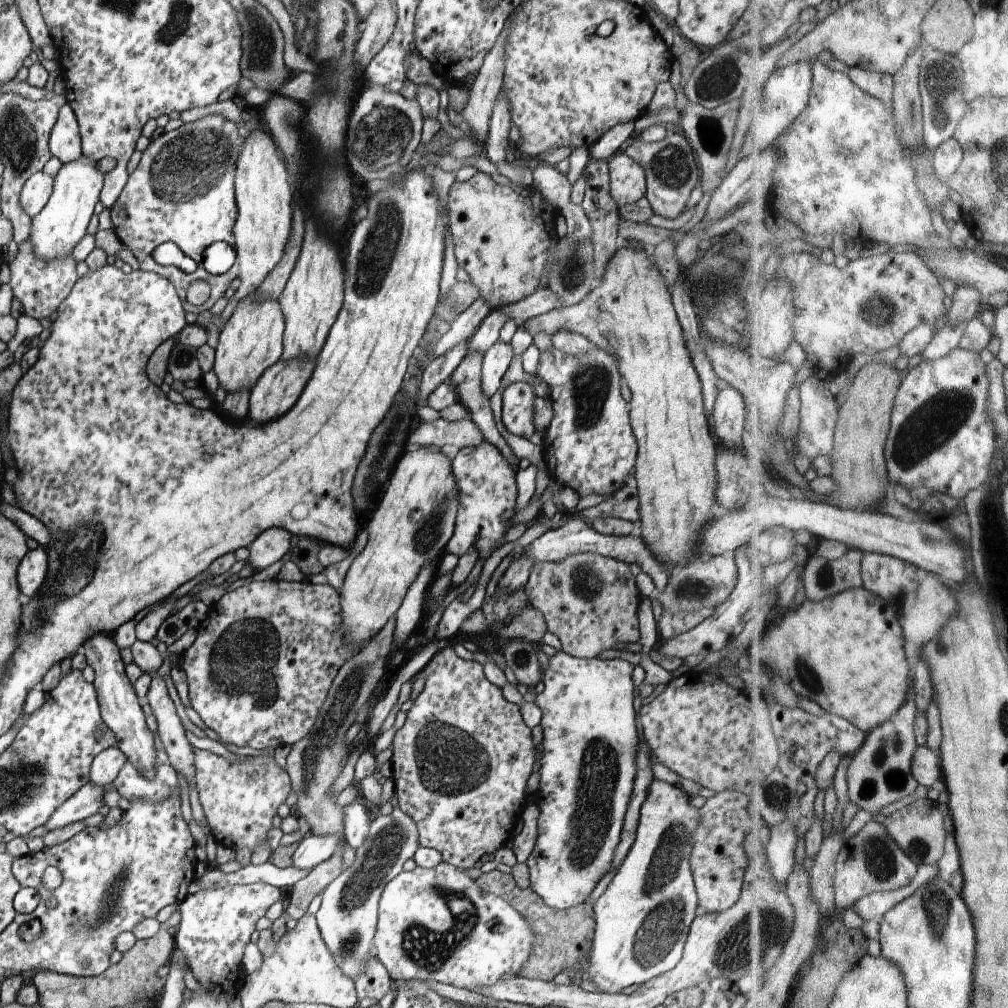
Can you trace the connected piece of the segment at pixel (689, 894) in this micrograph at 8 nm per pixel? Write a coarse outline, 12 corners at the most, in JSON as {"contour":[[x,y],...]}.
{"contour":[[654,779],[593,904],[590,980],[672,970],[698,914],[699,809]]}

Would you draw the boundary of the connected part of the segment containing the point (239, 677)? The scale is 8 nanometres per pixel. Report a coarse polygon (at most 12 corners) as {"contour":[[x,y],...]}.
{"contour":[[330,585],[225,593],[182,653],[223,744],[293,745],[355,654]]}

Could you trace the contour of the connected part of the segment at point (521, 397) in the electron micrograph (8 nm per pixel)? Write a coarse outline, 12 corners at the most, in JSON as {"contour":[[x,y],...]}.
{"contour":[[527,382],[499,391],[506,430],[529,440],[534,434],[535,398]]}

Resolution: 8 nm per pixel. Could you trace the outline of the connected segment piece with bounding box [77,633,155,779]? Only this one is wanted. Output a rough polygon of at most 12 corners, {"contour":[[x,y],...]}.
{"contour":[[112,635],[77,652],[95,672],[104,724],[134,768],[155,775],[155,740]]}

